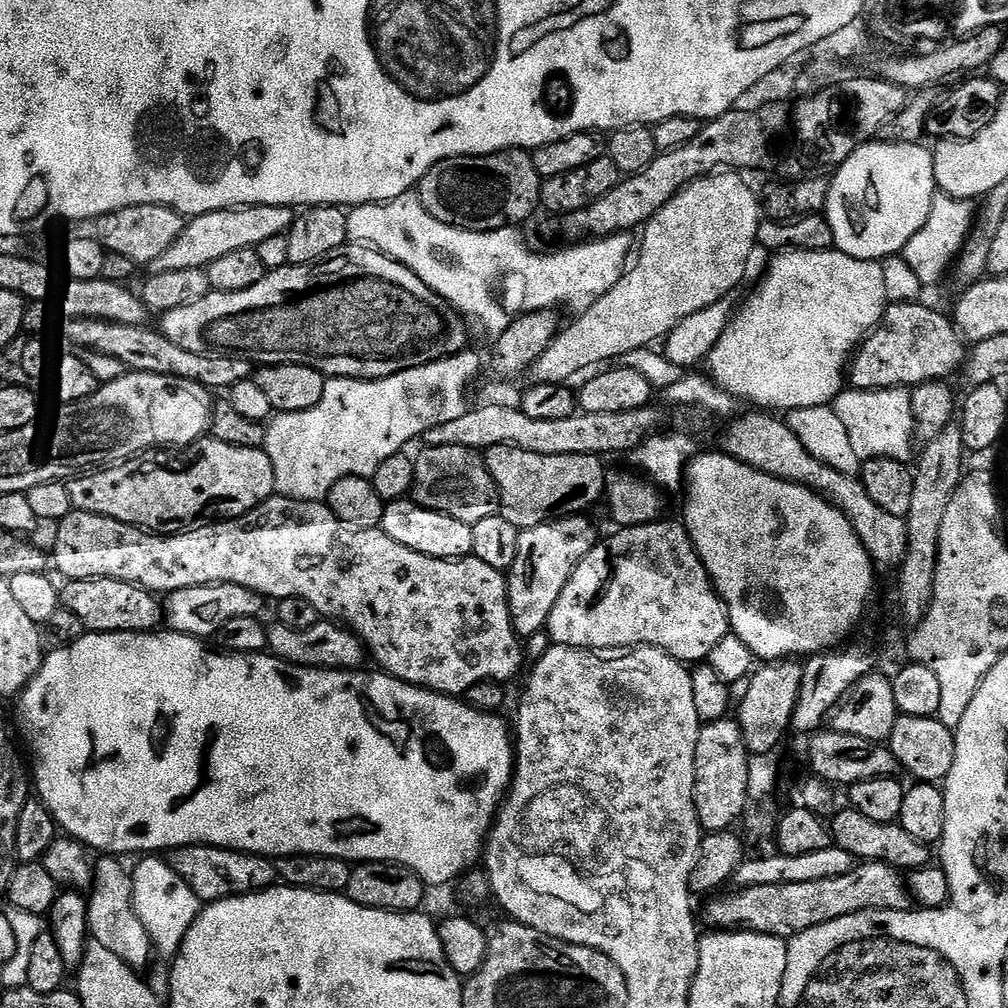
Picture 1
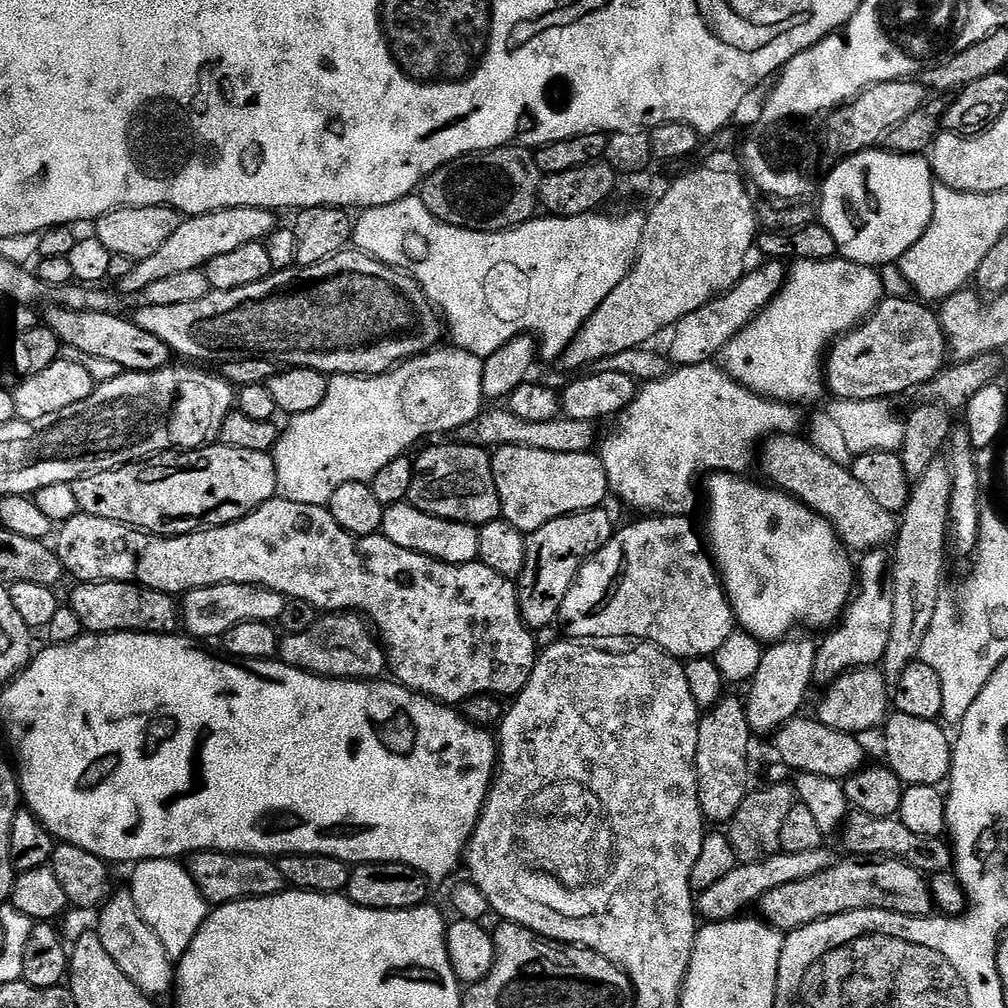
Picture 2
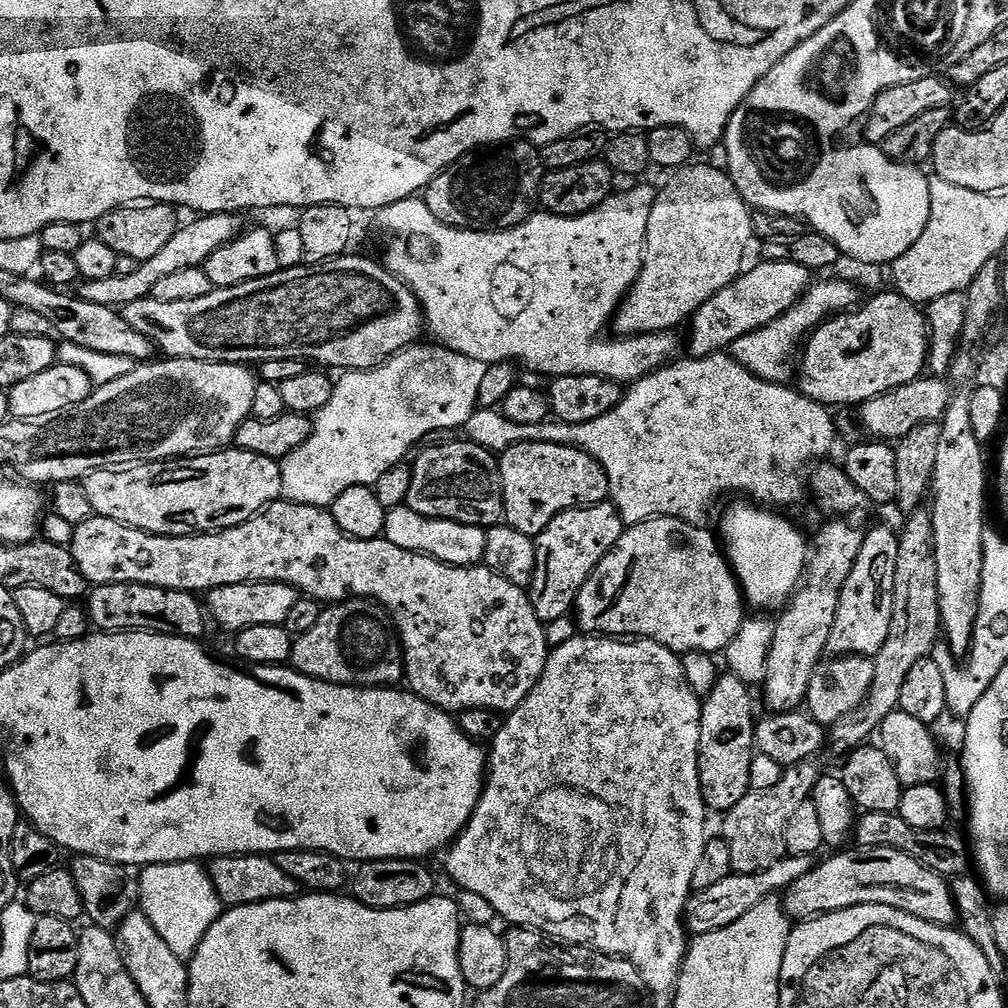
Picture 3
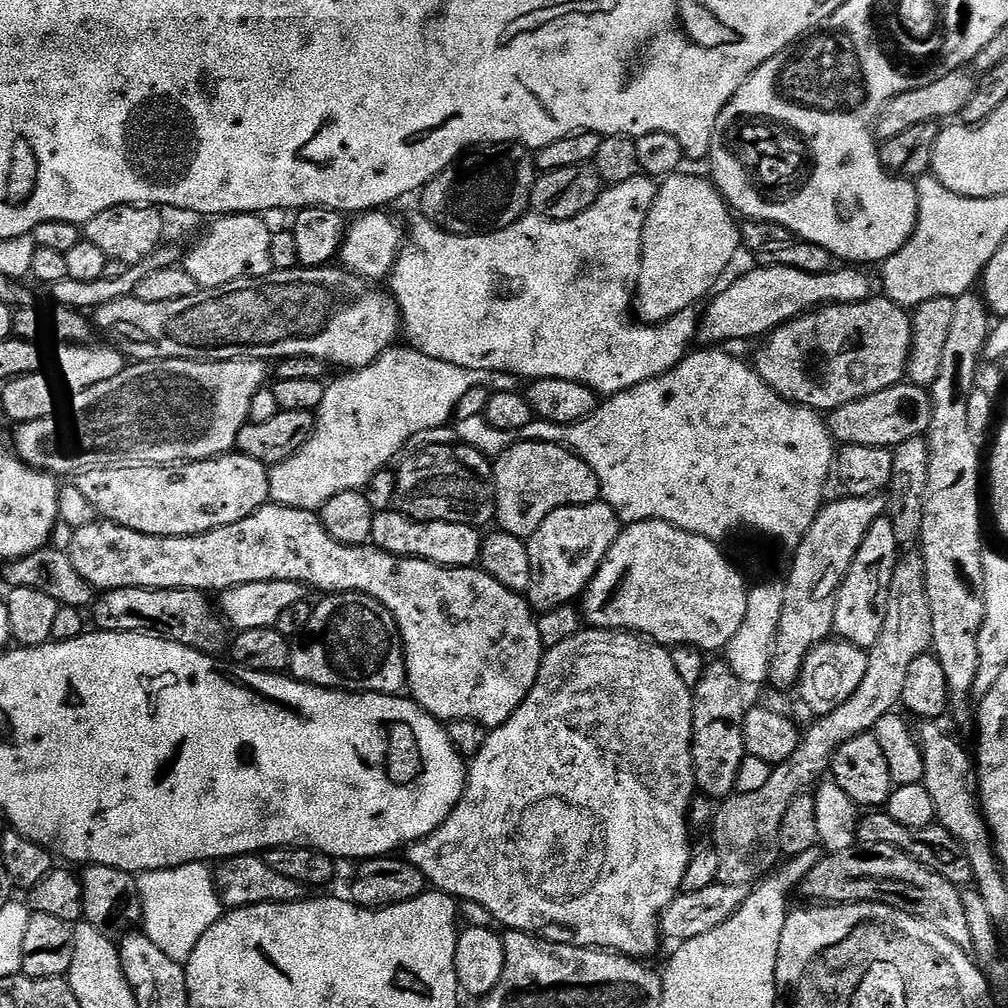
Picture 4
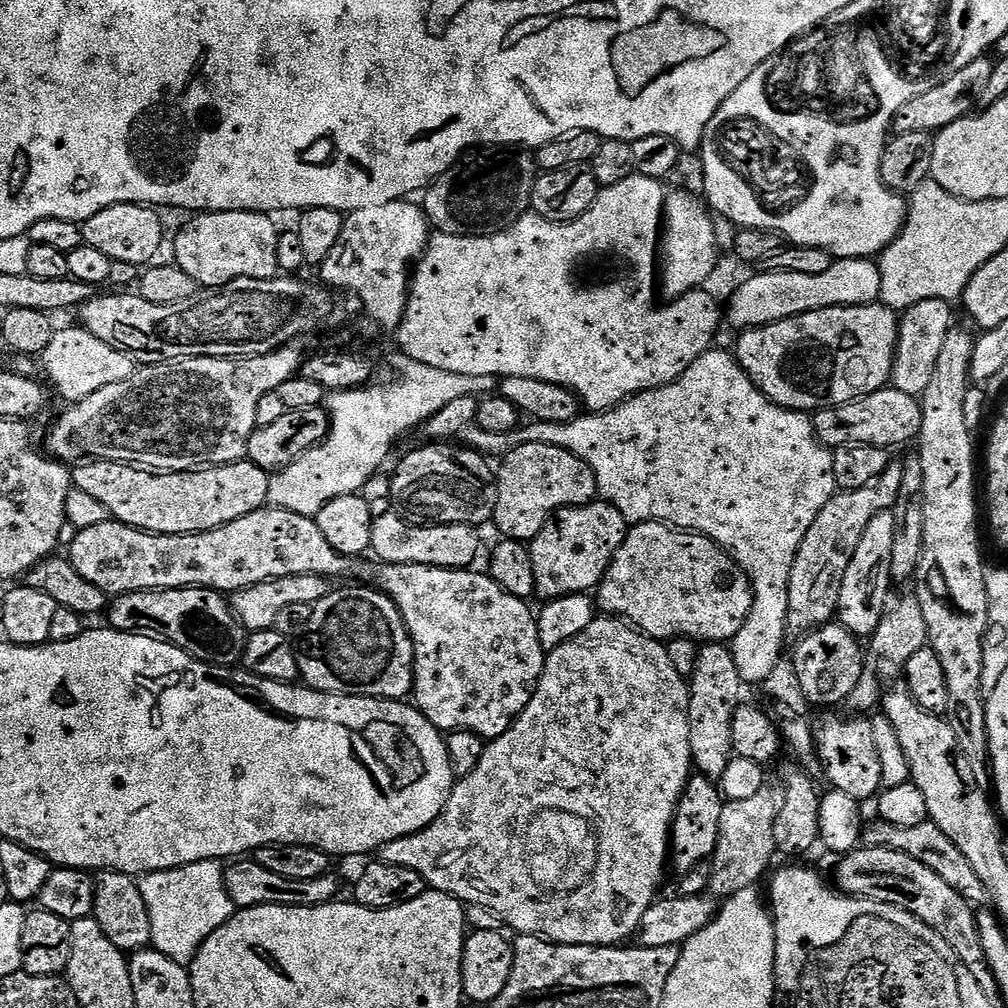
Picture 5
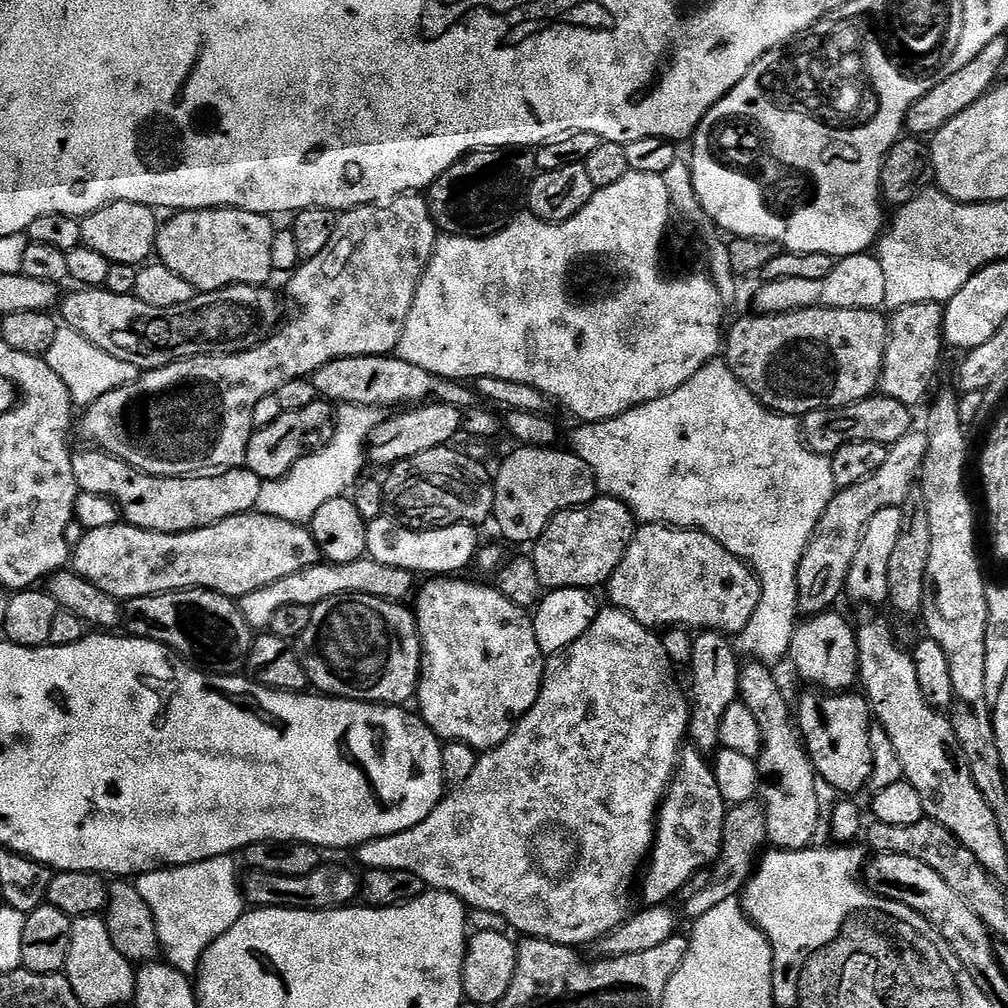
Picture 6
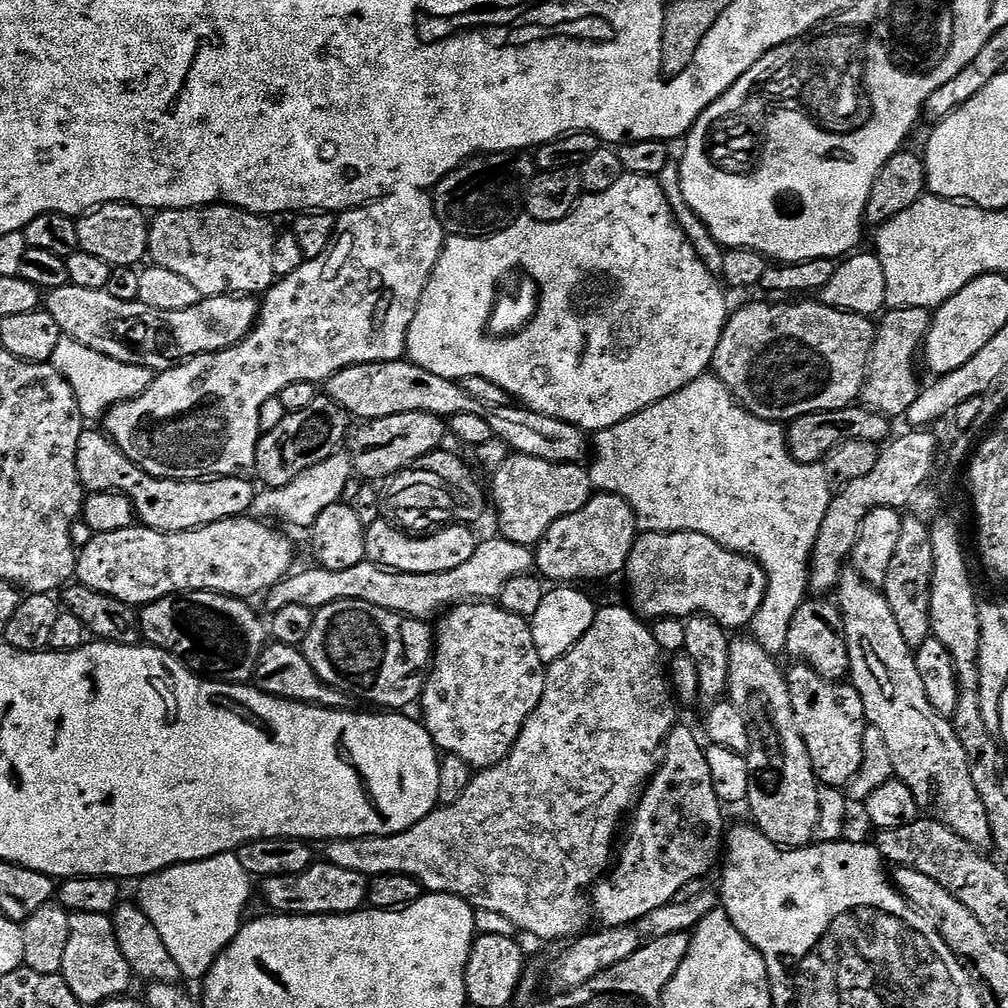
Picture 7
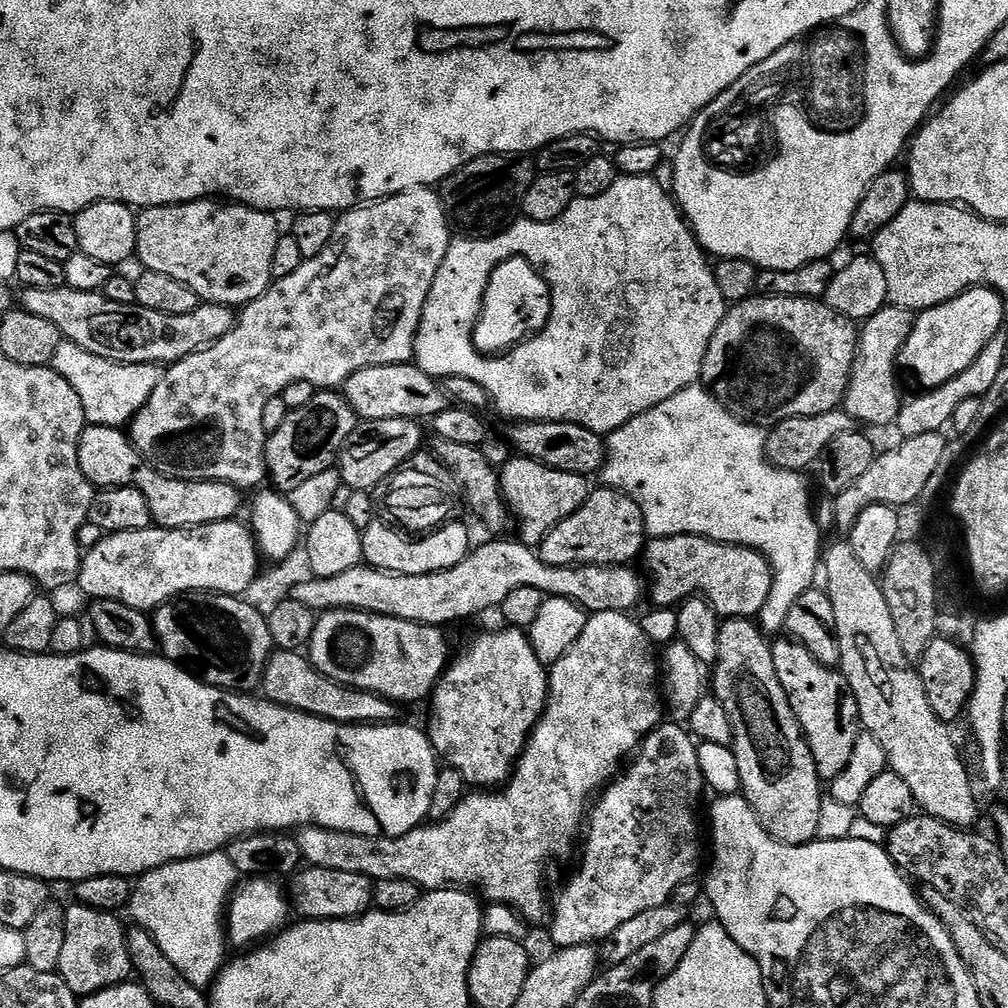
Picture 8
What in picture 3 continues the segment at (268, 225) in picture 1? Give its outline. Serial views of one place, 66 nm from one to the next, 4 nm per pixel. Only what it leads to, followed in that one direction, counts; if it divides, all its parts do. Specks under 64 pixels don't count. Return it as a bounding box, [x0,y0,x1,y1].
[78,212,242,310]

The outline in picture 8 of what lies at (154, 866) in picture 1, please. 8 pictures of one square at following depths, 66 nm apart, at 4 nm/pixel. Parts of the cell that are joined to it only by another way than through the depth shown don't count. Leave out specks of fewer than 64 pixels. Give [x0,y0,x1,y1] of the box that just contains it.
[130,851,238,990]

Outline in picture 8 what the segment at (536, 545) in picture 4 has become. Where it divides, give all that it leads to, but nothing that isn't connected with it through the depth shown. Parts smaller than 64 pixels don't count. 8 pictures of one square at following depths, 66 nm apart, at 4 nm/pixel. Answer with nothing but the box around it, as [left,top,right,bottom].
[538,486,646,568]

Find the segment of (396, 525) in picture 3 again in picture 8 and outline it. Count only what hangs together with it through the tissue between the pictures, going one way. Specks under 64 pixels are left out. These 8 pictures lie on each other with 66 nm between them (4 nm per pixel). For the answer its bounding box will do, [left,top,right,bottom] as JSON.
[362,522,474,574]

